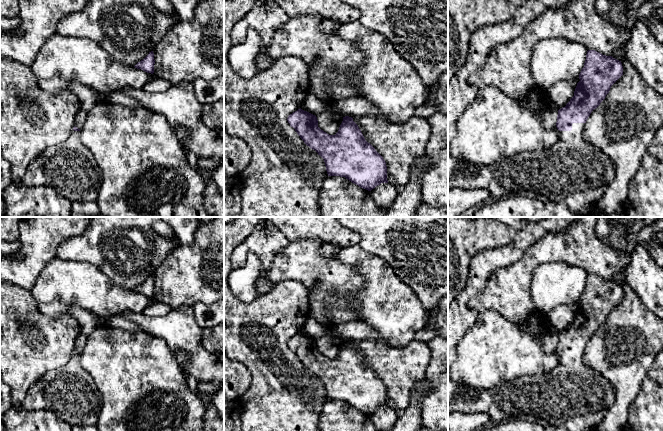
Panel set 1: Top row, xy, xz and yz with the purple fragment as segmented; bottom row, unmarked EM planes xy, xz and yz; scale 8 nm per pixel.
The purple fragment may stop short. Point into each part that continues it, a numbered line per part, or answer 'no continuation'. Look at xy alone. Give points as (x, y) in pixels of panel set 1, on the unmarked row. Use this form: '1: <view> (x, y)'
1: xy (69, 392)

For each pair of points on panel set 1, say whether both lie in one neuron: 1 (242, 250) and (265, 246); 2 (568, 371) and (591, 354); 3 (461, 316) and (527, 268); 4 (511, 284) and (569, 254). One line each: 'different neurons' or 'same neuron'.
1: same neuron
2: different neurons
3: different neurons
4: same neuron

